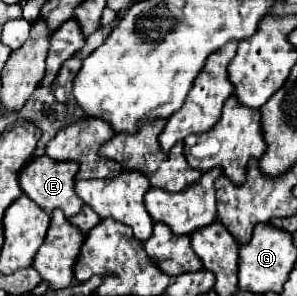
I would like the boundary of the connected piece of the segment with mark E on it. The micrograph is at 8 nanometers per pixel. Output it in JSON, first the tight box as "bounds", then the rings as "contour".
{"bounds":[18,155,82,219],"contour":[[[46,155],[42,157],[36,157],[36,159],[30,159],[22,169],[20,169],[20,175],[18,175],[18,183],[22,187],[22,191],[32,199],[36,201],[46,213],[52,213],[54,209],[62,209],[64,215],[70,219],[74,217],[80,209],[82,209],[82,199],[76,197],[74,193],[74,175],[78,171],[78,163],[74,161],[54,161]]]}

